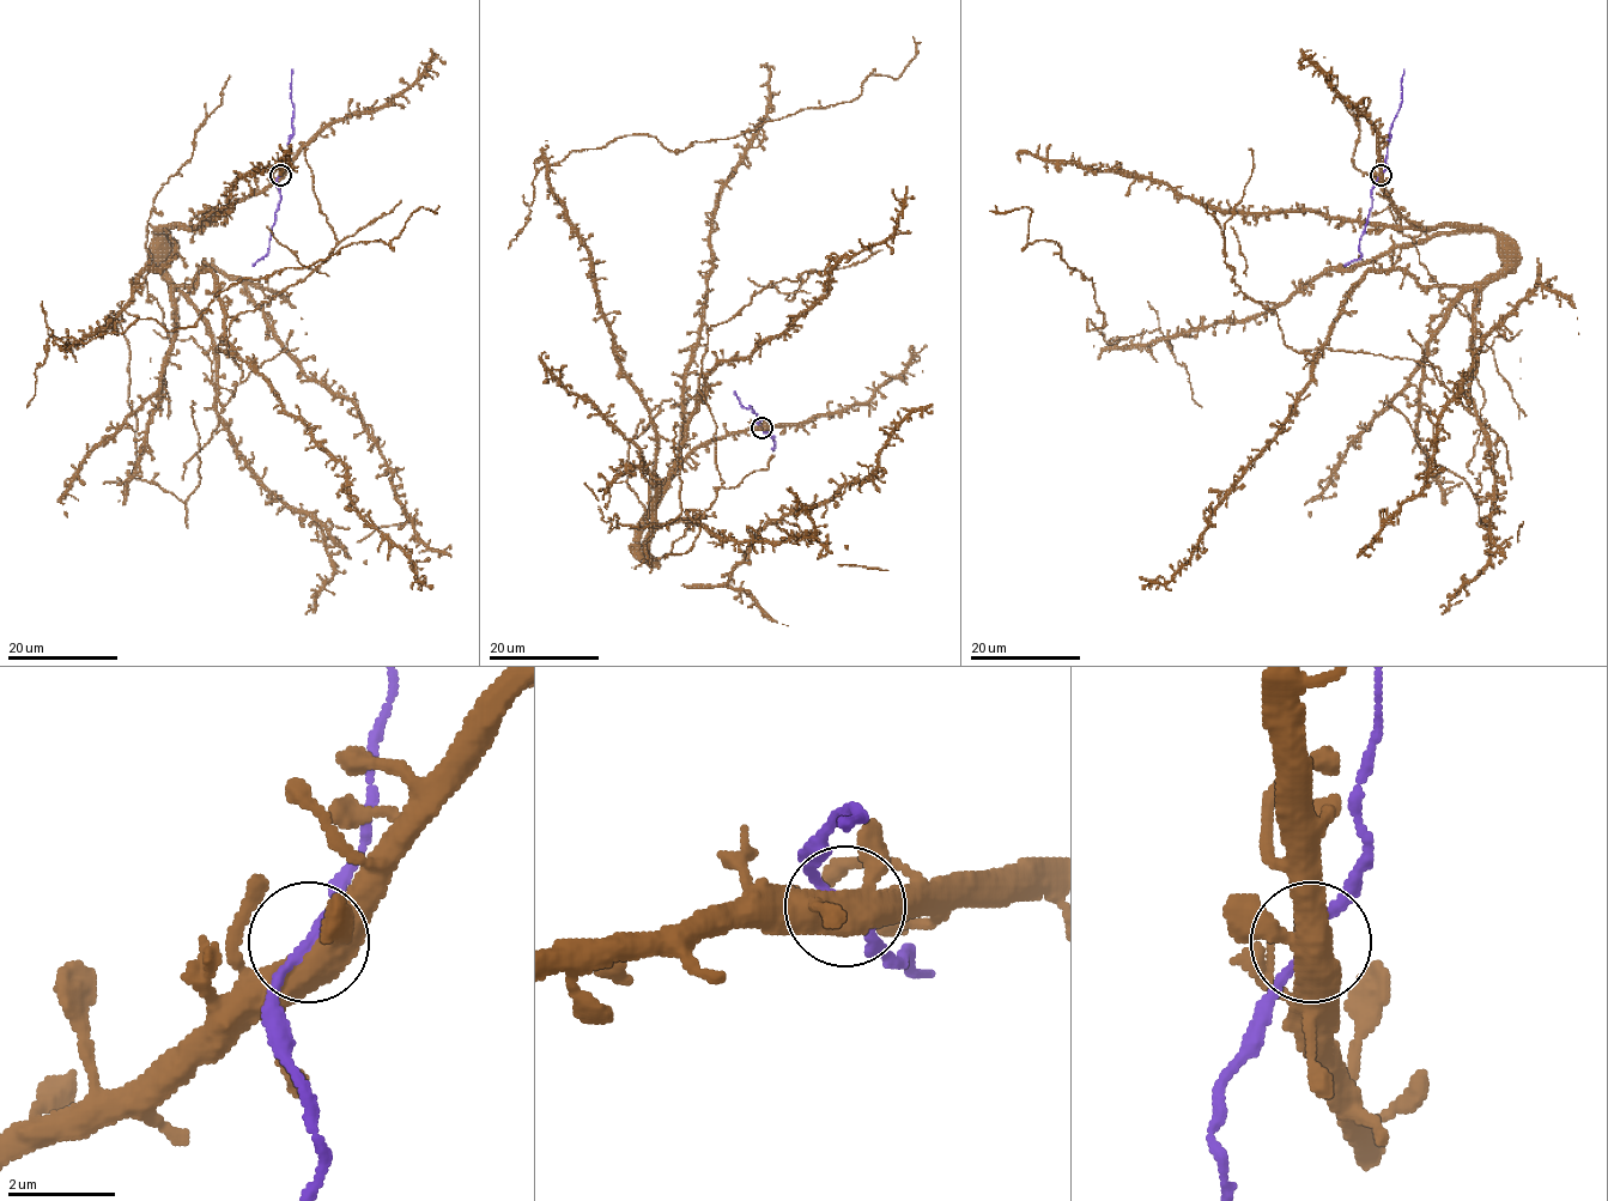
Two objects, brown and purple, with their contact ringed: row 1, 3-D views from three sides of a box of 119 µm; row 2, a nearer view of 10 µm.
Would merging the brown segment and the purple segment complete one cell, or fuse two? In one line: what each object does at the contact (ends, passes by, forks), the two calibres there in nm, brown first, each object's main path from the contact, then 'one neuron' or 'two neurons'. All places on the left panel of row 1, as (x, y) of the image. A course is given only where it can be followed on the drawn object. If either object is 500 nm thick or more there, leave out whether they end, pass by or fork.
brown forks | purple passes by | 480/170 nm | brown via (280, 175), (171, 226), (175, 253), (66, 346), (139, 319), (193, 326), (243, 279), (387, 244), (431, 211) | purple via (280, 175), (275, 180), (279, 208), (266, 254), (253, 266) | one neuron

